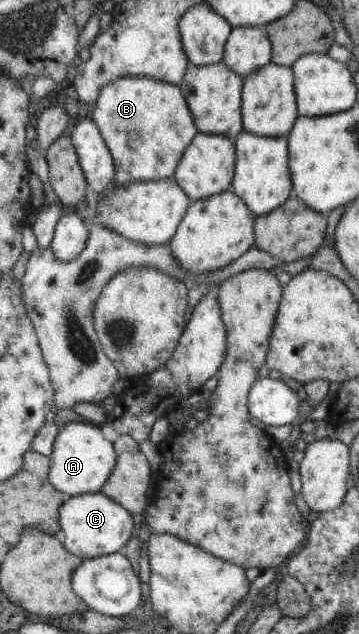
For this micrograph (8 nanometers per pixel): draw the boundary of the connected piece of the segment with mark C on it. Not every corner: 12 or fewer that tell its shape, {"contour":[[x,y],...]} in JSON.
{"contour":[[99,492],[60,507],[64,546],[82,559],[124,551],[132,515]]}

